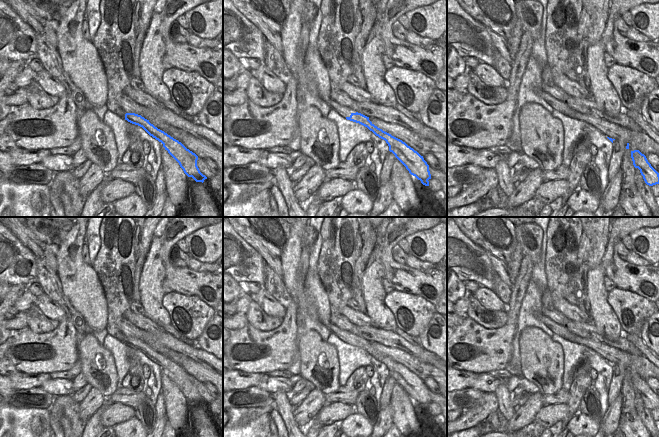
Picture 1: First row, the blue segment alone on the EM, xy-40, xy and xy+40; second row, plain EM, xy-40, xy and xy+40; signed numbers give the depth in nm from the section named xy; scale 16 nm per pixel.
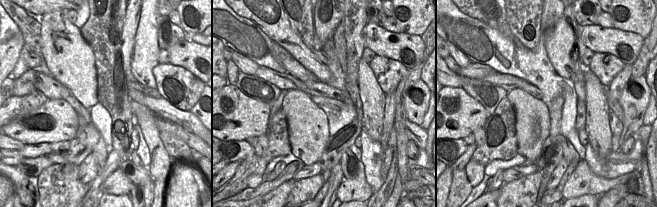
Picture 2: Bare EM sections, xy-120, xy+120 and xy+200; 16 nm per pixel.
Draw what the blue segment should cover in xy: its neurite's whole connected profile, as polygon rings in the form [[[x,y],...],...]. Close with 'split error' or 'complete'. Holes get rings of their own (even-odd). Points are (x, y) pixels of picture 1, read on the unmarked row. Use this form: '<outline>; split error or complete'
[[[331,322],[326,327],[331,331],[331,333],[335,334],[345,343],[367,351],[376,360],[385,364],[389,370],[389,375],[392,376],[395,381],[406,391],[409,397],[420,404],[423,409],[429,410],[428,404],[431,403],[429,389],[424,384],[423,380],[421,380],[417,375],[402,364],[375,350],[369,344],[369,341],[348,331],[342,330]]]; split error

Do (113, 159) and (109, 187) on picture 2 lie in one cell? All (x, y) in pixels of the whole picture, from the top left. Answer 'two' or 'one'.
two

